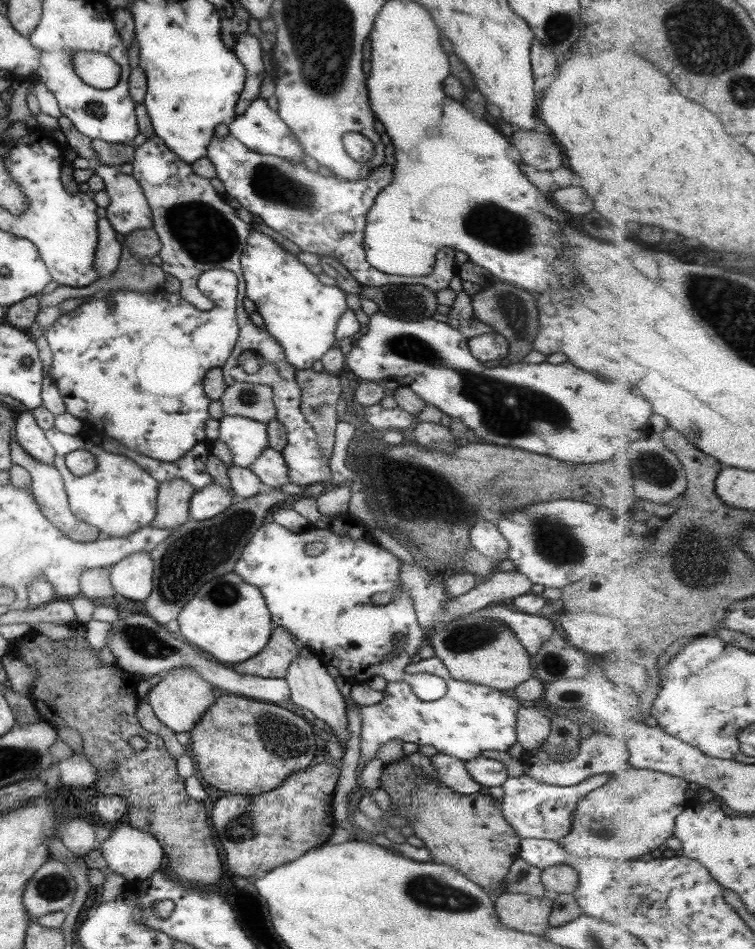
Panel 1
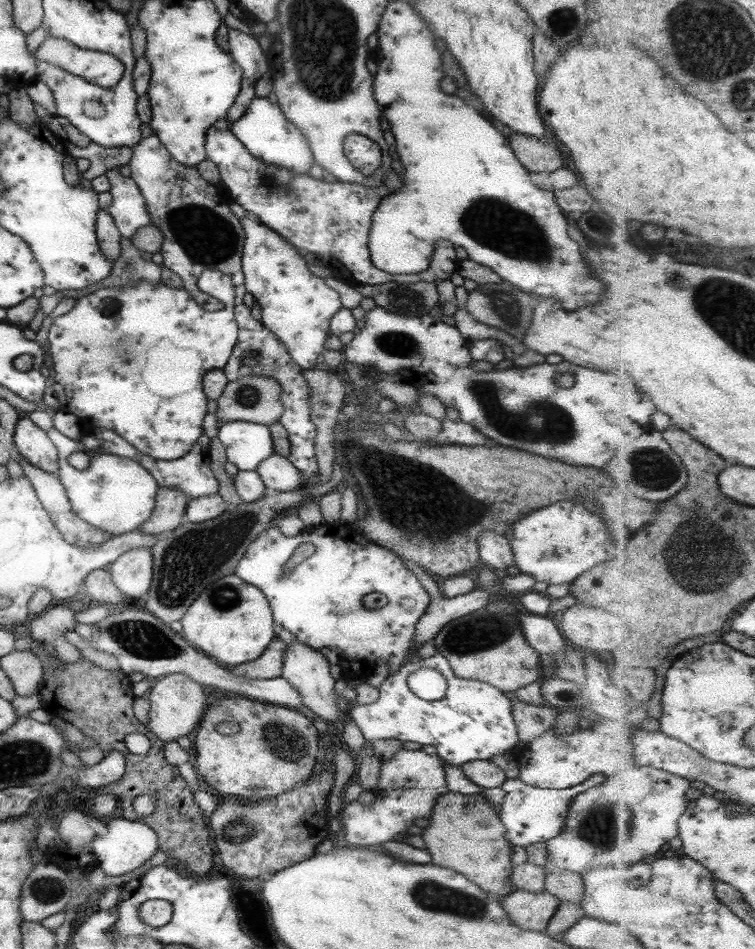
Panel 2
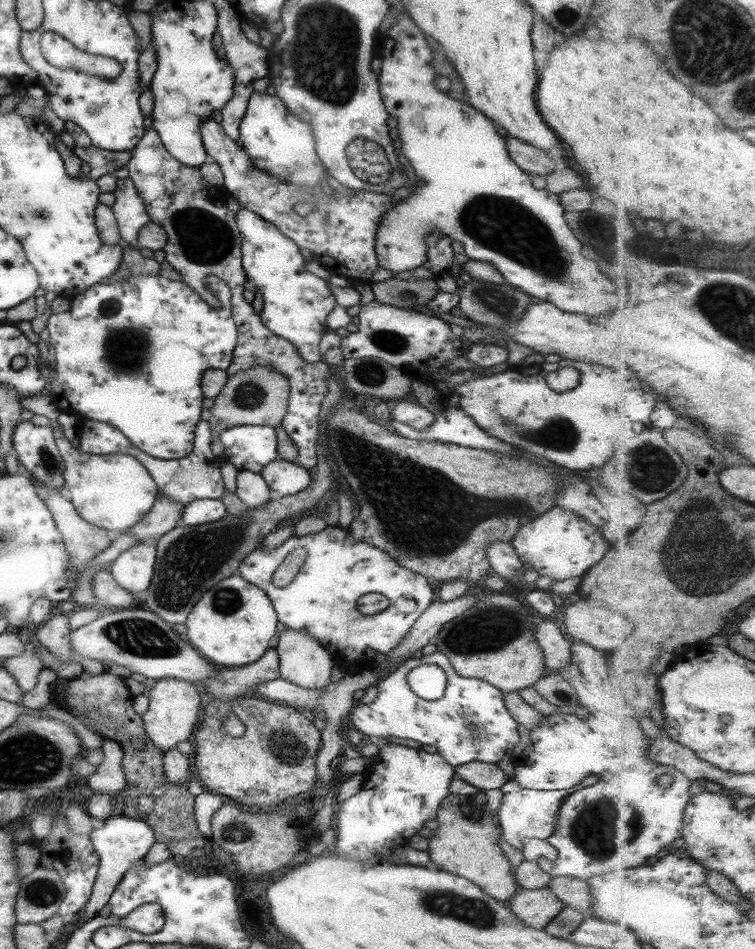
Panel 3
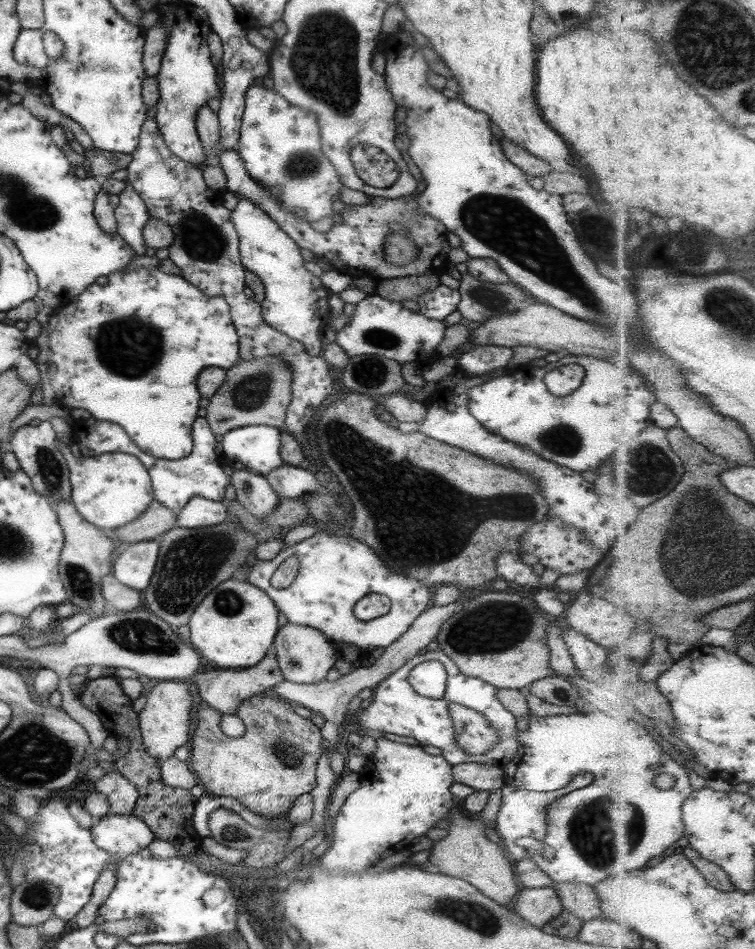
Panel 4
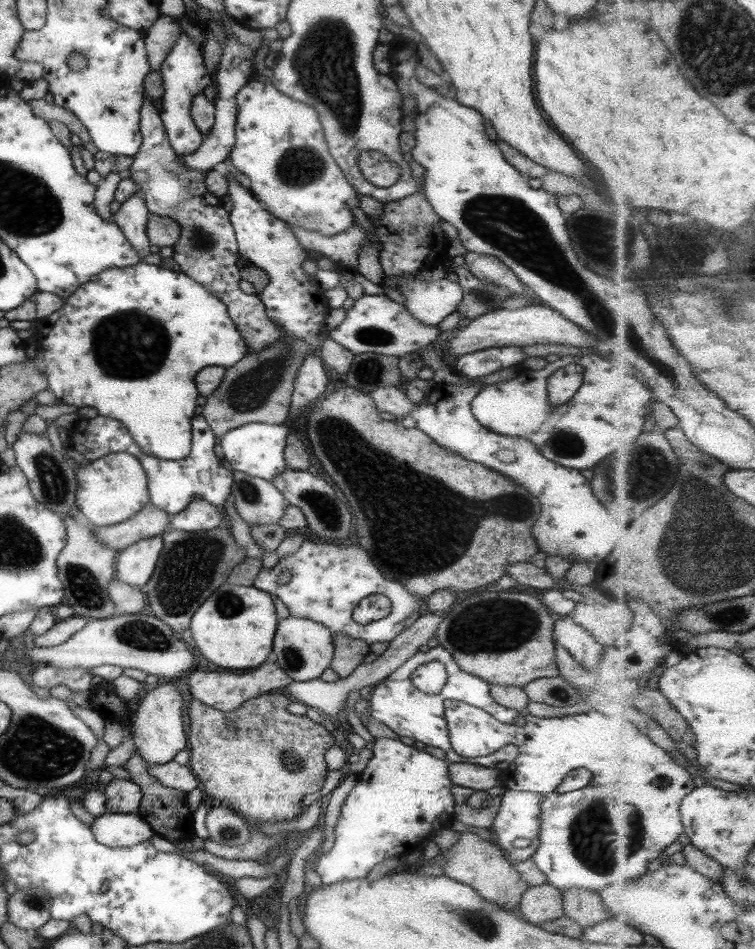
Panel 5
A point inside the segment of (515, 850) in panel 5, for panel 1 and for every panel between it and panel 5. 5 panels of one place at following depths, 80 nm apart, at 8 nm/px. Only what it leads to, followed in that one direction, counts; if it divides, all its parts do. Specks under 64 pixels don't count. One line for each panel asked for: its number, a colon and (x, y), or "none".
1: (534, 809)
2: (529, 815)
3: (524, 813)
4: (521, 814)

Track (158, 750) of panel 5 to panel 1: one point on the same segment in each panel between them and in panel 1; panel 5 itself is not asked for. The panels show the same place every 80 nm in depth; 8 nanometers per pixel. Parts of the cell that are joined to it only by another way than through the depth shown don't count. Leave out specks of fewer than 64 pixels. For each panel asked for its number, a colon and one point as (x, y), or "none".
1: (180, 699)
2: (177, 704)
3: (171, 715)
4: (163, 722)

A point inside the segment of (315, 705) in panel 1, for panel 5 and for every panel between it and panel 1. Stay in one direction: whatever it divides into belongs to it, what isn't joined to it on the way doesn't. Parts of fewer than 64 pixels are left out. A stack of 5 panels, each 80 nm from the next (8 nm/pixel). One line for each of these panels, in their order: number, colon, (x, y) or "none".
2: (307, 671)
3: (302, 661)
4: (303, 656)
5: (303, 649)

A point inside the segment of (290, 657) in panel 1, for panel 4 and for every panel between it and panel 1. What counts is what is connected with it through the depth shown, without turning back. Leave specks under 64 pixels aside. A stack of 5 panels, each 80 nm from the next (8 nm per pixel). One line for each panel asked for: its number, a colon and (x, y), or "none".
2: (268, 665)
3: (232, 683)
4: (221, 689)

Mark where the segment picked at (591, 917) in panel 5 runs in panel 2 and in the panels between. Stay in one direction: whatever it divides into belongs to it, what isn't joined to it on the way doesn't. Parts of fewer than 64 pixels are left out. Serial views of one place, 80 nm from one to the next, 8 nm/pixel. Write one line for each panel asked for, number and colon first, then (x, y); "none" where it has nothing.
2: (565, 885)
3: (571, 891)
4: (579, 899)

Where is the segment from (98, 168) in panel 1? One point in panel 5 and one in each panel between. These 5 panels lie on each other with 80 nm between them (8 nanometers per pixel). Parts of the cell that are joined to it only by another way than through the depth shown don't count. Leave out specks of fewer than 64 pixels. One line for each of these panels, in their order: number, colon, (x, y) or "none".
2: (128, 210)
3: (128, 210)
4: (130, 214)
5: (131, 218)

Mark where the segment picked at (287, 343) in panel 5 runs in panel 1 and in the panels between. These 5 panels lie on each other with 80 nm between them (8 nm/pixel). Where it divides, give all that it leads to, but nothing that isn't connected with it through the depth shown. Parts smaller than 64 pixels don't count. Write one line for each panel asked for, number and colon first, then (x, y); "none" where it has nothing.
1: (253, 401)
2: (255, 399)
3: (257, 396)
4: (257, 391)

